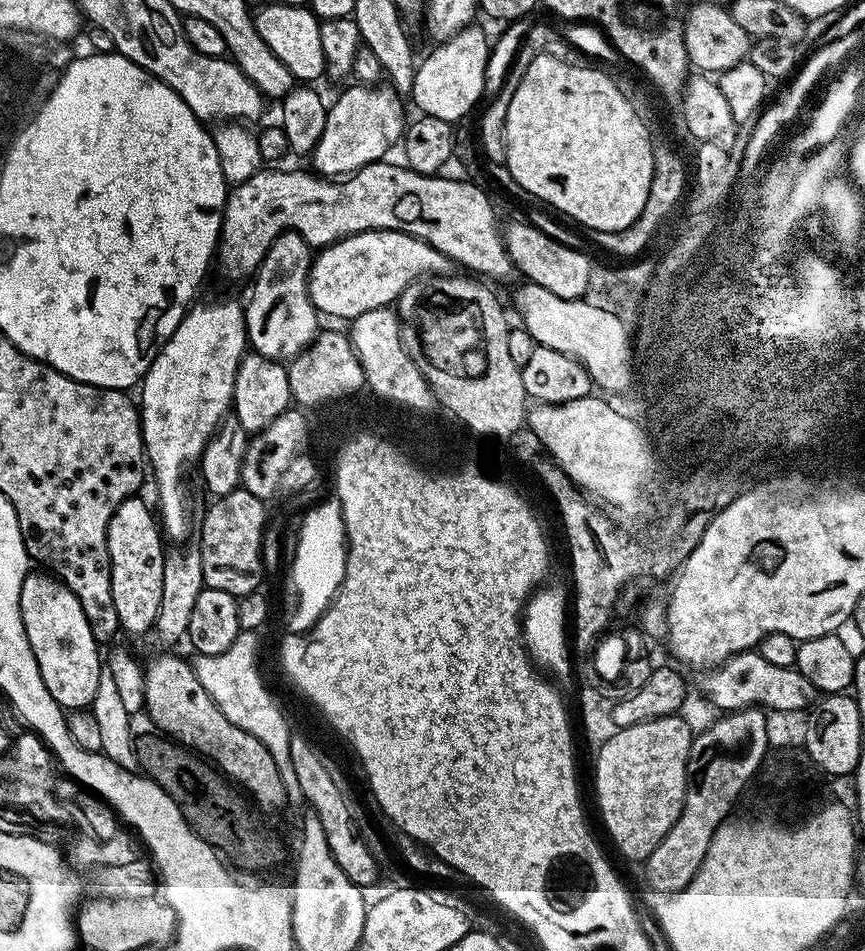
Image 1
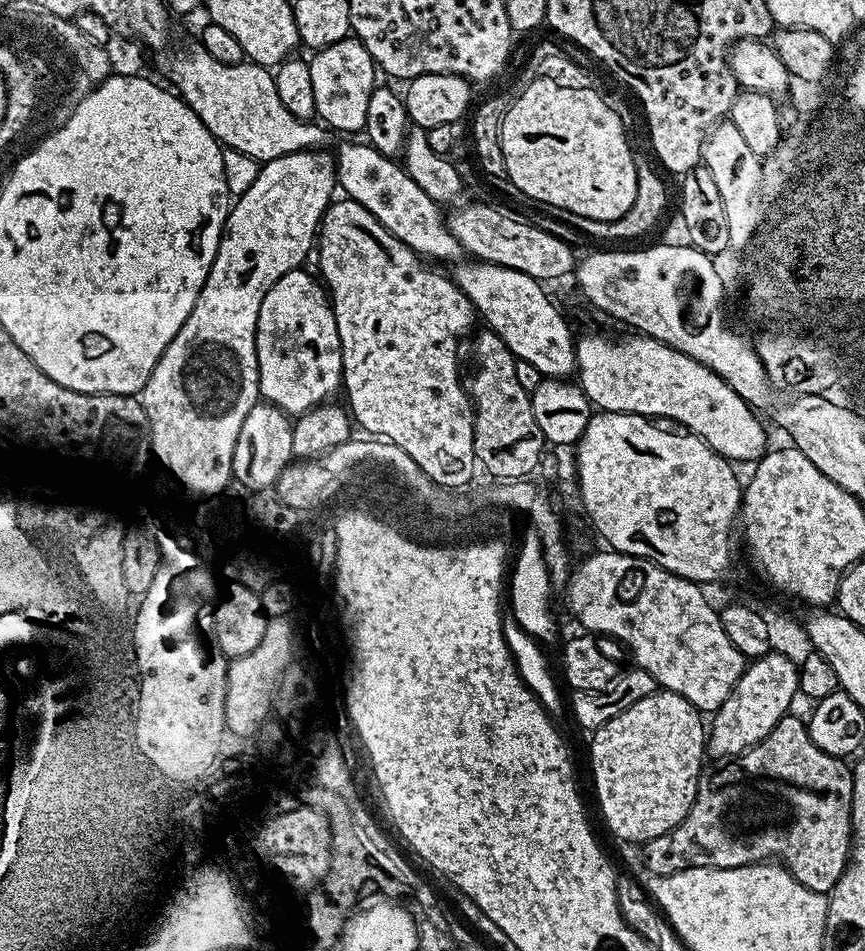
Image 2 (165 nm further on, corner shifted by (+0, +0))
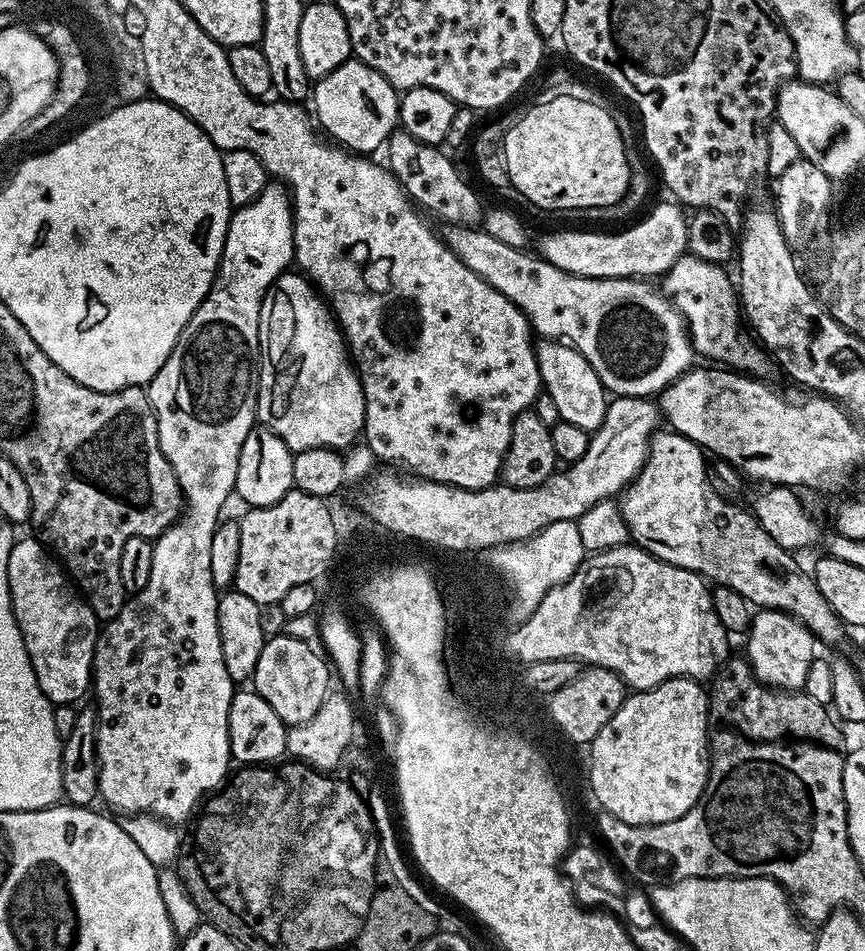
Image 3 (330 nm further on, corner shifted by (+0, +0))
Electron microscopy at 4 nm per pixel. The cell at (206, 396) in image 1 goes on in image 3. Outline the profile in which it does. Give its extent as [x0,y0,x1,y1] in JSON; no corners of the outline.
[92,182,296,822]

